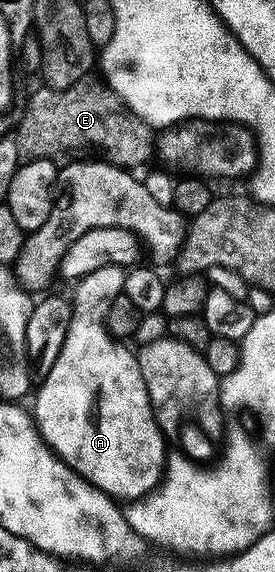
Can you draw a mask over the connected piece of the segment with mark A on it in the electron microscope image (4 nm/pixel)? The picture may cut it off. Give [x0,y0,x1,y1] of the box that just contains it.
[34,266,166,502]

